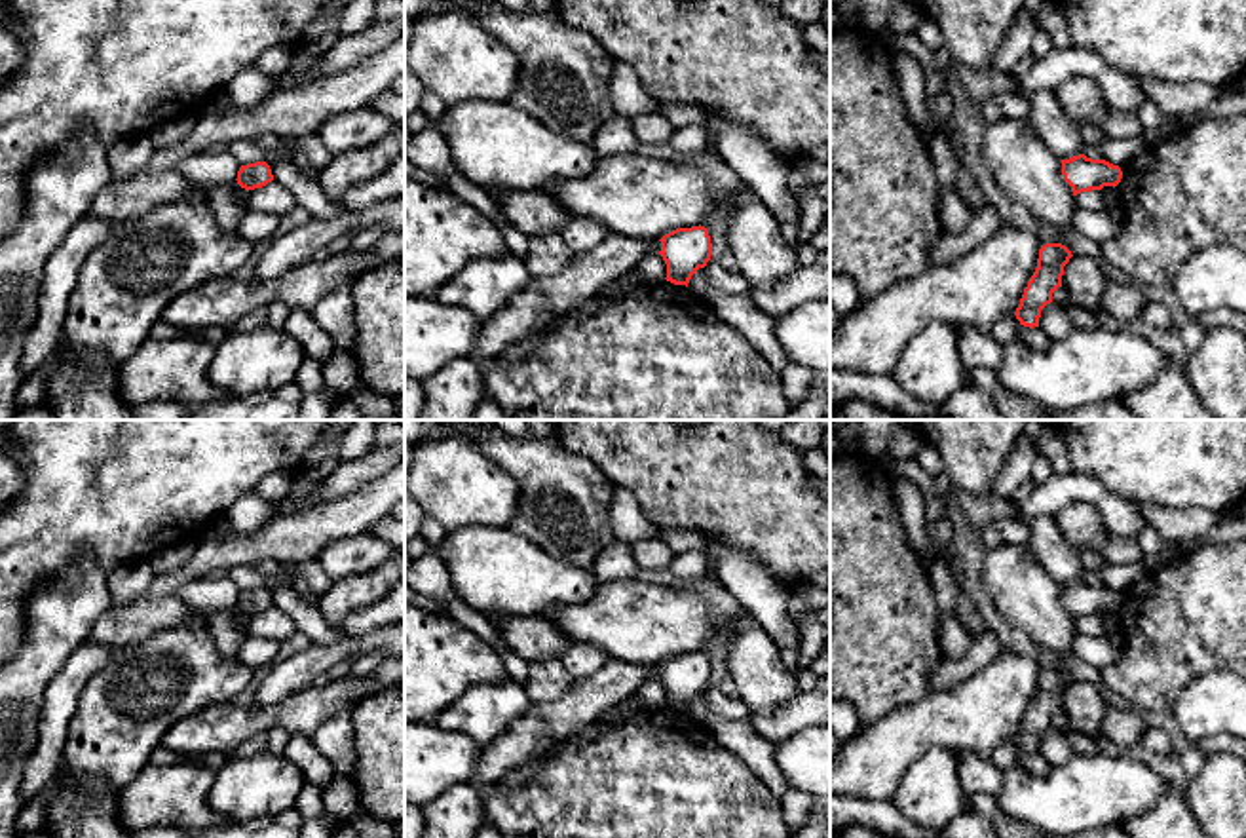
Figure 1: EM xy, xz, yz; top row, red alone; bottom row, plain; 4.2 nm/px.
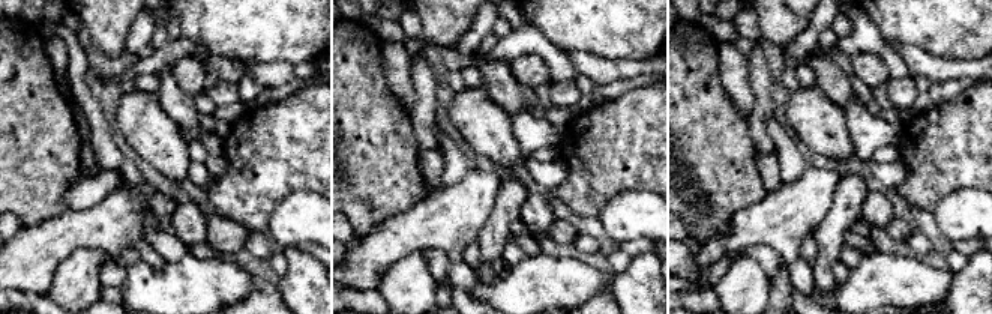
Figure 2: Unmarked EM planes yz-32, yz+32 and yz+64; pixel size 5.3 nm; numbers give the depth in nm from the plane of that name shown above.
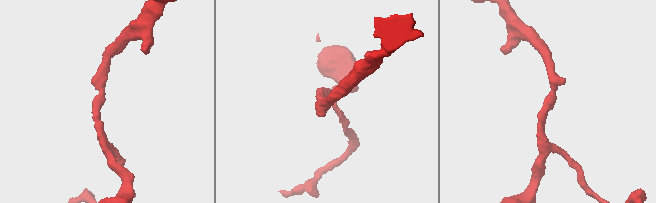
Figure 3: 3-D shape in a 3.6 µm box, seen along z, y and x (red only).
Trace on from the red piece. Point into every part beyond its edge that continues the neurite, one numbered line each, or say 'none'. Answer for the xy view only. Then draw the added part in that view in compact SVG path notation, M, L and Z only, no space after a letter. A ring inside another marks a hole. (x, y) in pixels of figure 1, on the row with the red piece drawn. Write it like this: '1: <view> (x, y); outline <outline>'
none

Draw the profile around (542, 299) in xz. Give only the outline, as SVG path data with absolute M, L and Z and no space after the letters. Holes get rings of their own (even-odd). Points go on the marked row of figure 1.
M608 232L595 249L576 255L562 274L532 277L501 312L482 321L473 359L481 365L490 363L505 348L541 331L553 317L631 274L650 255L650 243Z

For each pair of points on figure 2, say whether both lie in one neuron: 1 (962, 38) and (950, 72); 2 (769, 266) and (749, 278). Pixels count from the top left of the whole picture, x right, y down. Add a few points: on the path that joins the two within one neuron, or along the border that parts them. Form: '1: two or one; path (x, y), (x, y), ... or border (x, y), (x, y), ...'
1: two; border (922, 48), (949, 59), (976, 59)
2: two; border (728, 269), (739, 257), (752, 256), (769, 277)

